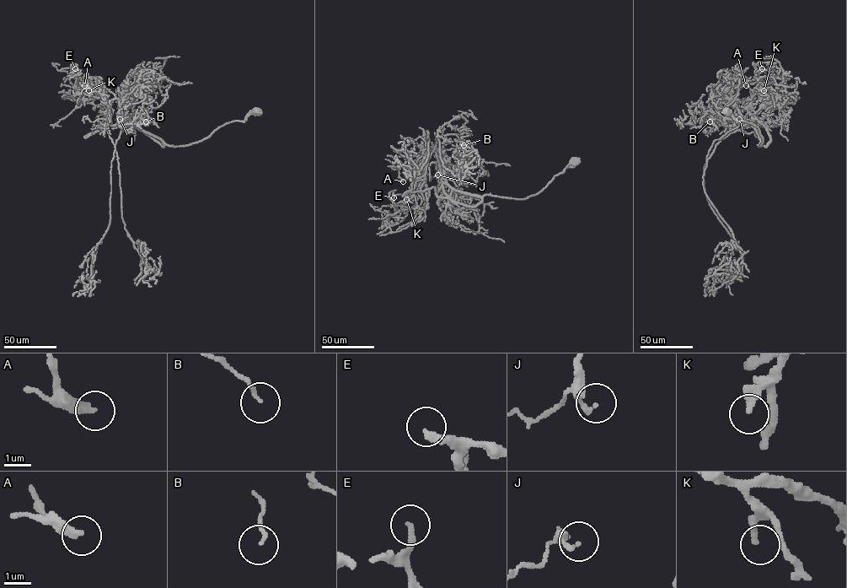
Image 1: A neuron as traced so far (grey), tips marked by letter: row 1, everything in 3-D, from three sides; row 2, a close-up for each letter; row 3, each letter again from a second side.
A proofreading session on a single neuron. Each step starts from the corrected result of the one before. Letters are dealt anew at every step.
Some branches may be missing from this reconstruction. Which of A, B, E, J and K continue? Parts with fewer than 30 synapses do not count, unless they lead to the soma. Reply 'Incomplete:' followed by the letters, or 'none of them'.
Incomplete: E

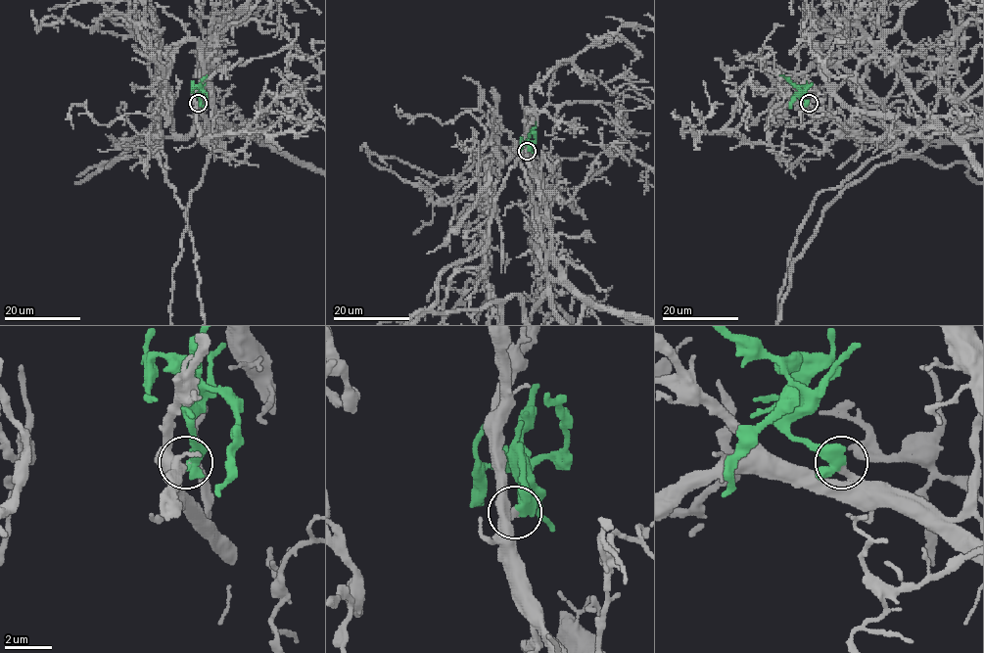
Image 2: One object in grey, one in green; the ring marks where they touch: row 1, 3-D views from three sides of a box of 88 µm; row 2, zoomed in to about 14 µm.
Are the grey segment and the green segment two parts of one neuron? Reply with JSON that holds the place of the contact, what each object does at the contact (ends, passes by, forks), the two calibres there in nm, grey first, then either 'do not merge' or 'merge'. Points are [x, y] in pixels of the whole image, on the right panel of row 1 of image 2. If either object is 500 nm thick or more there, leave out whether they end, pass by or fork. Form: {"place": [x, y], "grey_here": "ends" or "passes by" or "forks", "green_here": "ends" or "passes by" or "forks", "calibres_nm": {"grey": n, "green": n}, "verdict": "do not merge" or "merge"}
{"place": [809, 103], "grey_here": "ends", "green_here": "passes by", "calibres_nm": {"grey": 240, "green": 360}, "verdict": "merge"}

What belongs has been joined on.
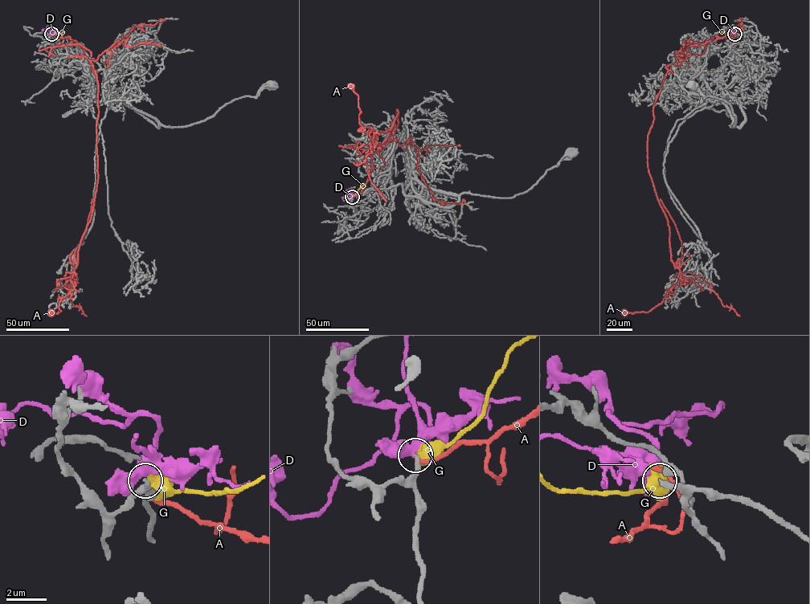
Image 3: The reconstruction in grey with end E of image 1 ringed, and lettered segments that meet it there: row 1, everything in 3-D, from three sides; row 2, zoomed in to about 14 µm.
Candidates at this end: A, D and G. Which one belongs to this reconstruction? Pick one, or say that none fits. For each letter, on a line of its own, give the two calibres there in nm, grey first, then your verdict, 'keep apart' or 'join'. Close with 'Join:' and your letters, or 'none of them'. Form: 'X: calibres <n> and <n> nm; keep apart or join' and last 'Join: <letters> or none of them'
A: calibres 320 and 280 nm; keep apart
D: calibres 240 and 460 nm; keep apart
G: calibres 280 and 800 nm; keep apart
Join: none of them

